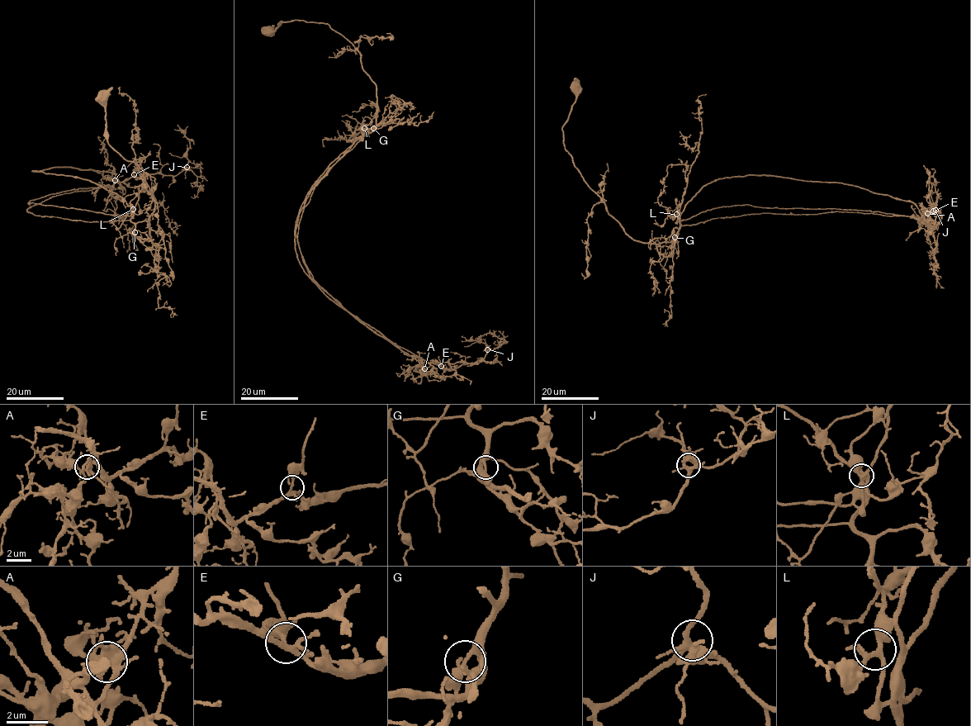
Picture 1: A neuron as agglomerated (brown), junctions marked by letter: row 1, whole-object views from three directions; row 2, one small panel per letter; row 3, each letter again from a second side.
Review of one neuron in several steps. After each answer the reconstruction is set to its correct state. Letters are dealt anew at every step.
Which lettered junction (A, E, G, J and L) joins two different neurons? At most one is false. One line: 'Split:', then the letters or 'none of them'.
Split: none of them

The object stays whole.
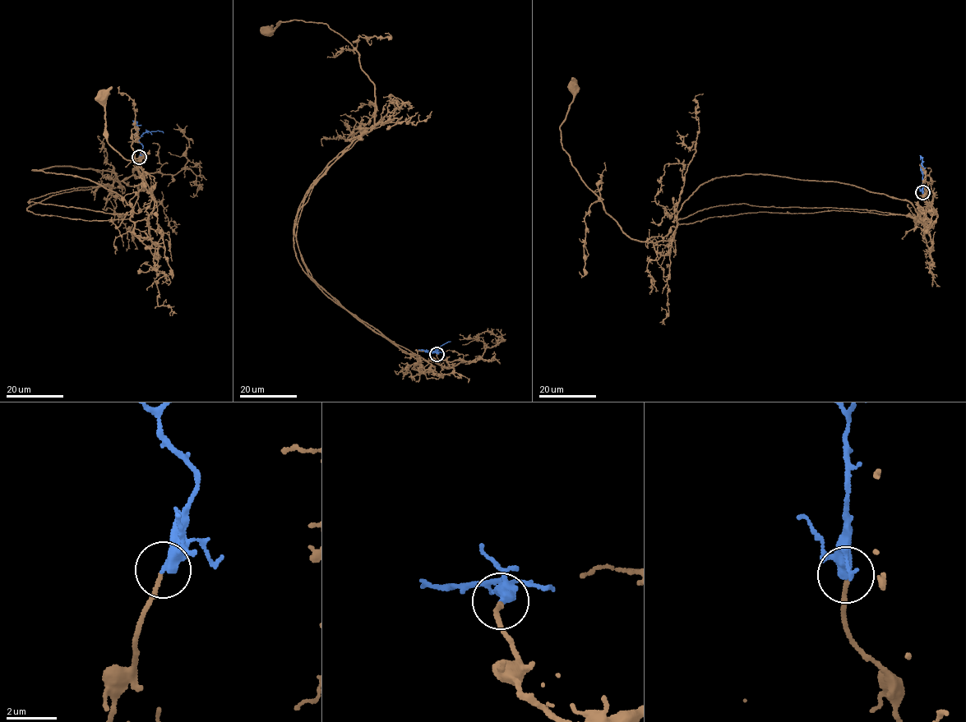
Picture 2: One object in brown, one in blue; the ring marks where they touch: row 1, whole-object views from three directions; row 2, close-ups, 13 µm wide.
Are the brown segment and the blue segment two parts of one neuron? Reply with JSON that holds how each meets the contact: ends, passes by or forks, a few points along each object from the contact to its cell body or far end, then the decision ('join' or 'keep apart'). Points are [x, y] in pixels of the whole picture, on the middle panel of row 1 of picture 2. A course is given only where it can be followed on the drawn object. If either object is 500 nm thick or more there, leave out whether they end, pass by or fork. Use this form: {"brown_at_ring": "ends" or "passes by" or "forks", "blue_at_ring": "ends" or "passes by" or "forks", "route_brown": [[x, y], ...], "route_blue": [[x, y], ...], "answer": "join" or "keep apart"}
{"brown_at_ring": "ends", "blue_at_ring": "ends", "route_brown": [[437, 354], [438, 364], [404, 352], [298, 261], [297, 209], [372, 130], [374, 85], [325, 24], [267, 29]], "route_blue": [[436, 354], [436, 351], [431, 352], [450, 341]], "answer": "join"}

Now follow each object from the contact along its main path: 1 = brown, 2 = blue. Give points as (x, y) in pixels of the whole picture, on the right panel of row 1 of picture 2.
1: (922, 193), (920, 214), (837, 181), (715, 177), (668, 240), (631, 239), (563, 148), (572, 87)
2: (922, 192), (924, 169), (921, 168), (921, 172)

